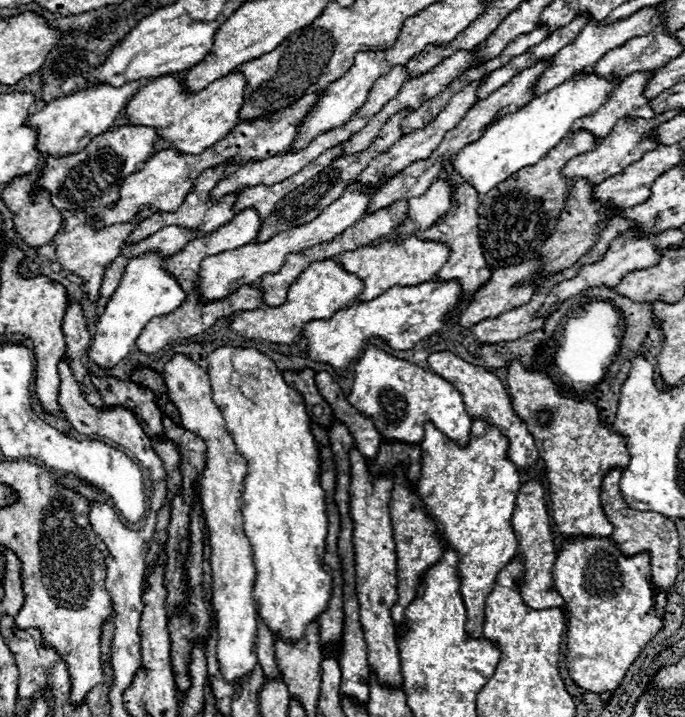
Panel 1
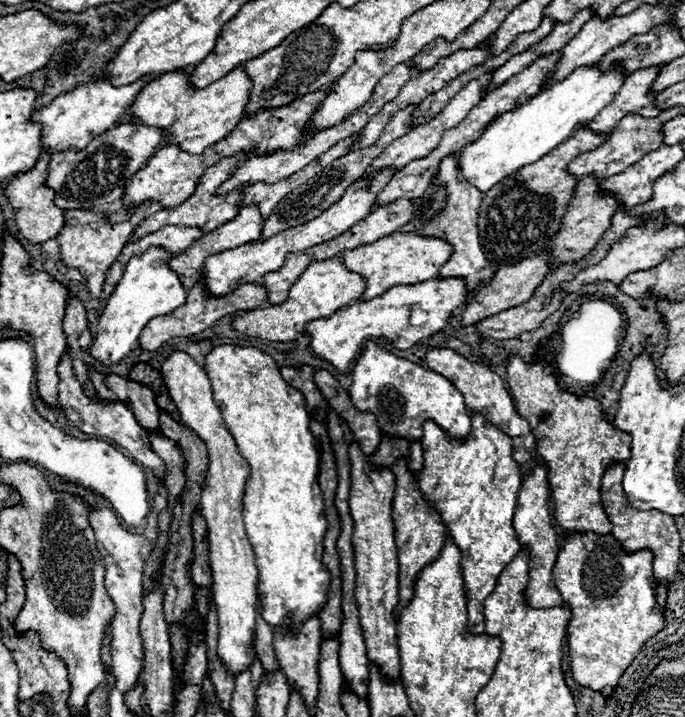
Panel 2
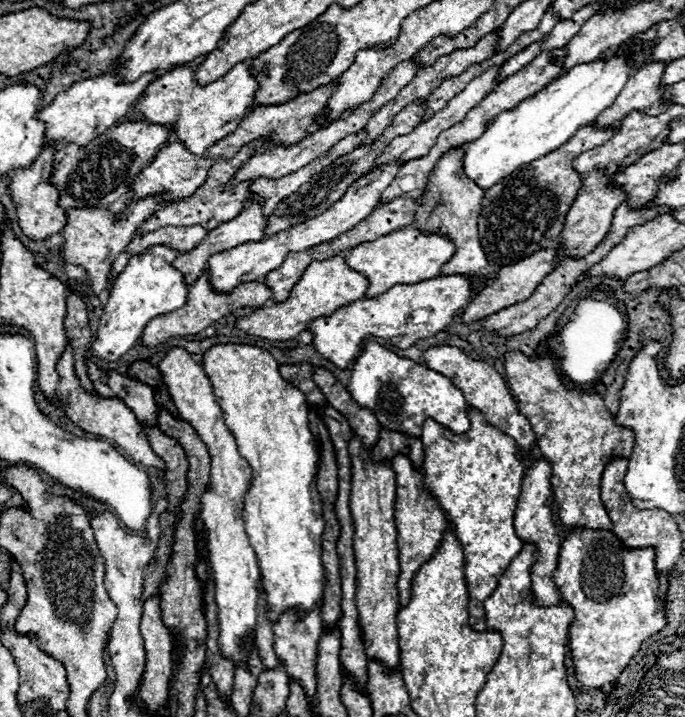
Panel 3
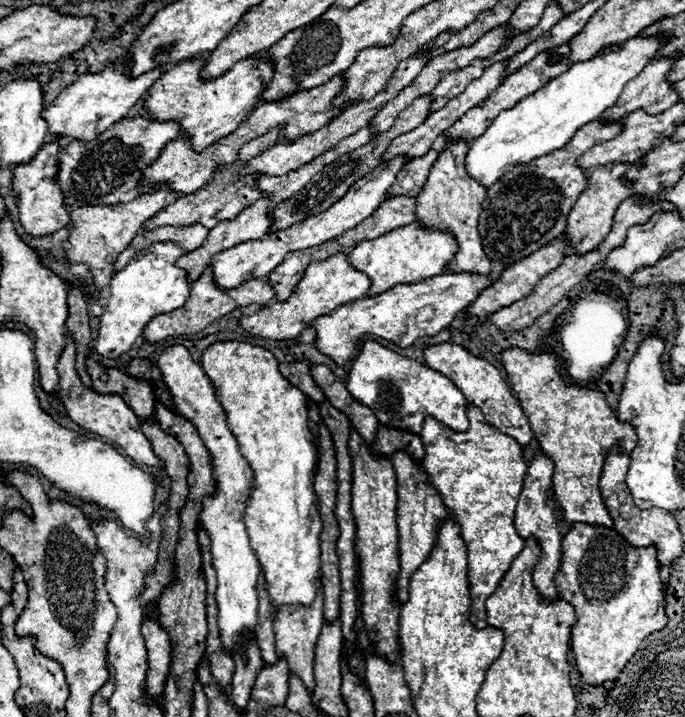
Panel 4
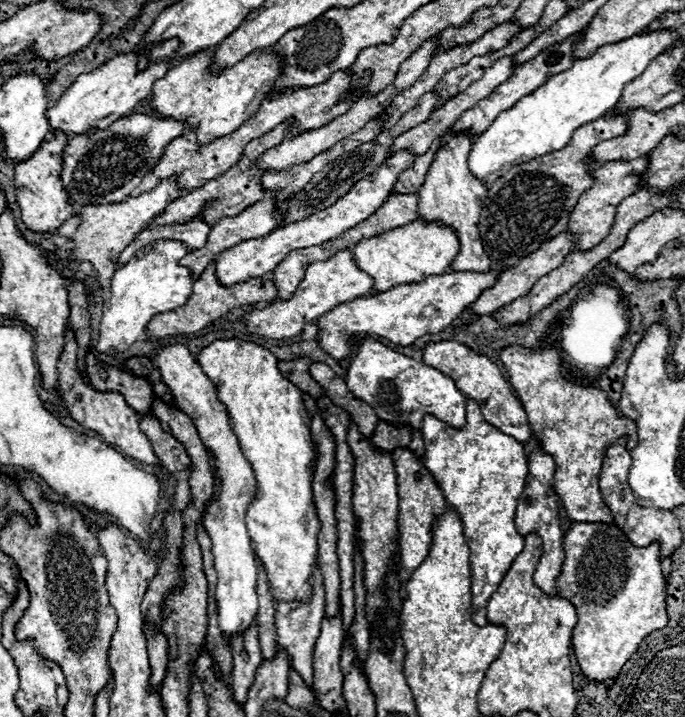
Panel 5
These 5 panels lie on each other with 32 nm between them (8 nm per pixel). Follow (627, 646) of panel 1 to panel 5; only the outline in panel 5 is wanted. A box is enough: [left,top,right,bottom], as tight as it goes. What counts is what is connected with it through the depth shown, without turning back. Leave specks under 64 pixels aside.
[556,522,668,680]

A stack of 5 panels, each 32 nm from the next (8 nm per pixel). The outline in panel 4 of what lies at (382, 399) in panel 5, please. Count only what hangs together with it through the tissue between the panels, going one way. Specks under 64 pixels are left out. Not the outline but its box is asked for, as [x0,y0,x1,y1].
[348,340,468,434]

